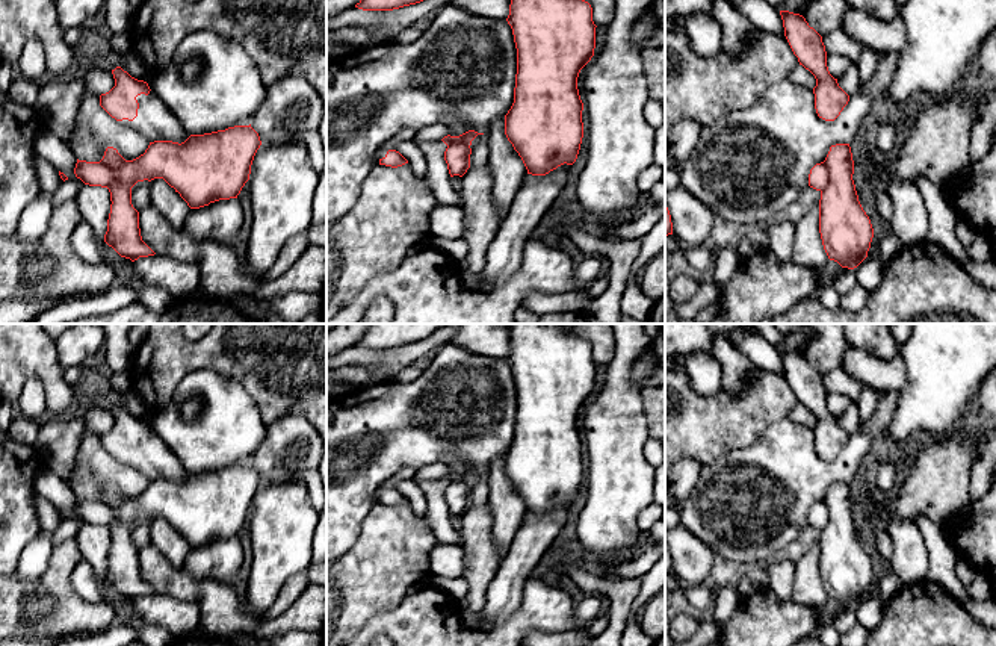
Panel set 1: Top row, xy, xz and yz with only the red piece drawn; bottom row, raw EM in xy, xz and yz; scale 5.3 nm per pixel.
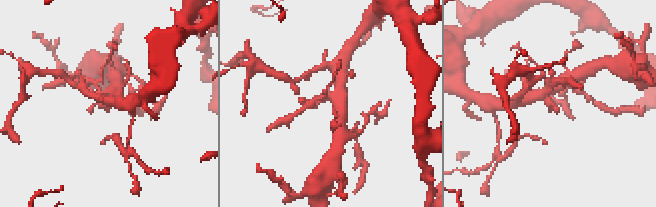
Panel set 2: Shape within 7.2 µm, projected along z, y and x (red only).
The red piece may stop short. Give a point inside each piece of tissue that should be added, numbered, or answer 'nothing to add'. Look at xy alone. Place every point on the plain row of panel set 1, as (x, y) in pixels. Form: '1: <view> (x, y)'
1: xy (154, 460)

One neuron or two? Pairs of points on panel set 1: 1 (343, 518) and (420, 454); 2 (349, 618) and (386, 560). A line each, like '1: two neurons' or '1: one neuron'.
1: one neuron
2: one neuron

